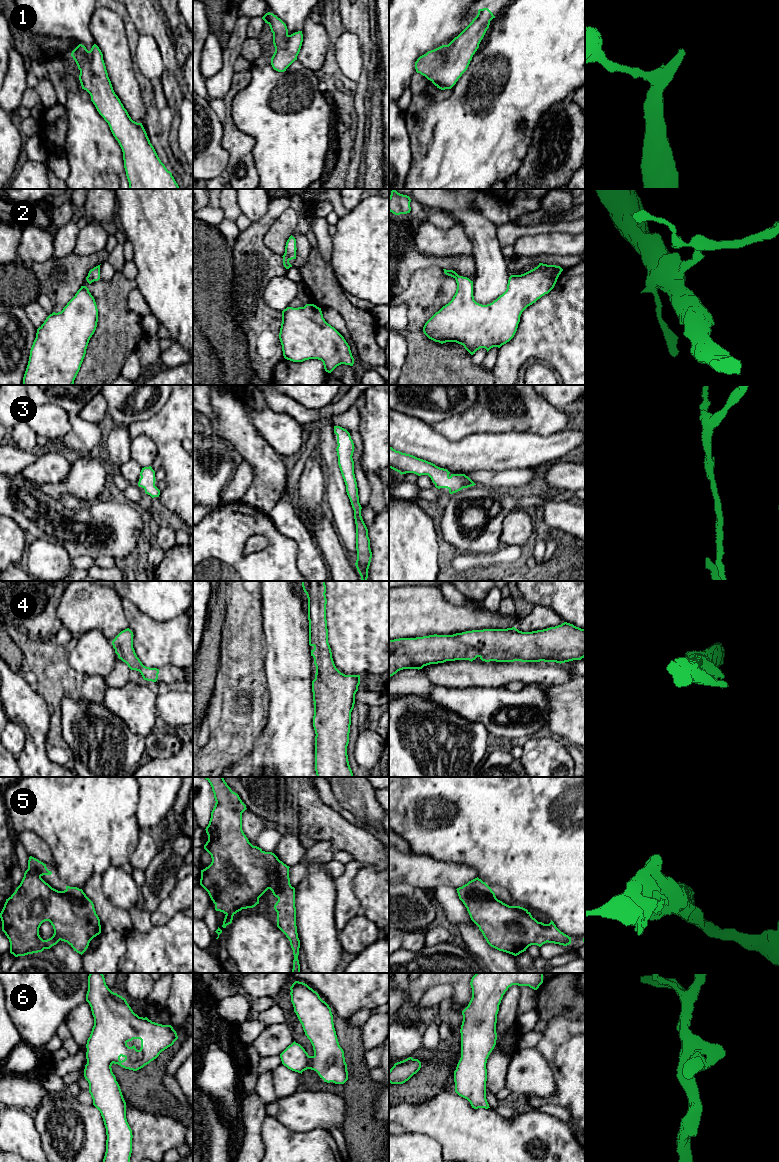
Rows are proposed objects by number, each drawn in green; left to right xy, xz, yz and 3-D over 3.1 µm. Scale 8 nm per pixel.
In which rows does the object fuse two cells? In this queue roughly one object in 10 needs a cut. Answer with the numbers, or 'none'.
none

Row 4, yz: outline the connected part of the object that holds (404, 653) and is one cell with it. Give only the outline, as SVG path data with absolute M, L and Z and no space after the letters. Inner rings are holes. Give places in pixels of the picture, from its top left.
M564 622L561 625L532 632L522 632L515 627L507 629L472 630L453 635L429 635L416 638L399 638L389 640L389 677L403 669L422 669L430 664L444 663L446 661L469 660L479 657L482 661L490 662L556 662L565 663L581 660L585 657L585 629Z

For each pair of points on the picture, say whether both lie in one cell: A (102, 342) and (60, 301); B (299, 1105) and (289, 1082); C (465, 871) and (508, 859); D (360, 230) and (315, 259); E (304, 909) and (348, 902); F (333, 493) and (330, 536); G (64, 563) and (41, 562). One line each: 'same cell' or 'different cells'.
A: different cells
B: different cells
C: different cells
D: different cells
E: different cells
F: different cells
G: same cell

